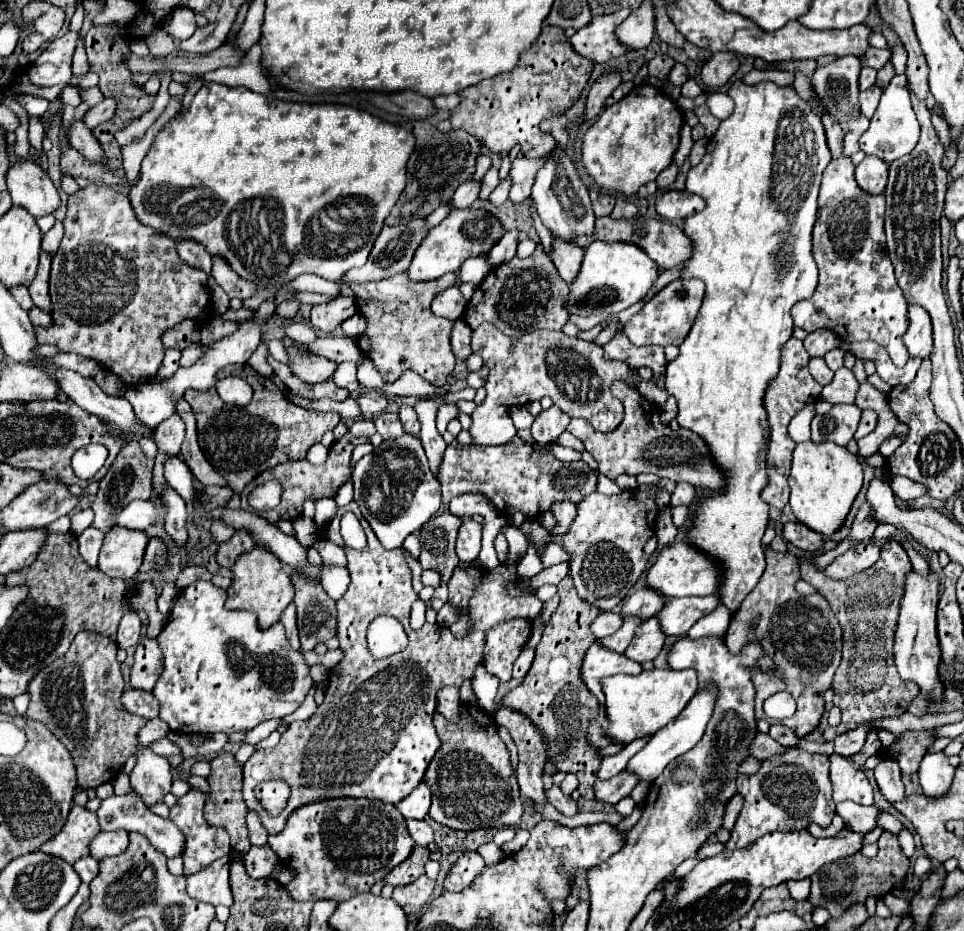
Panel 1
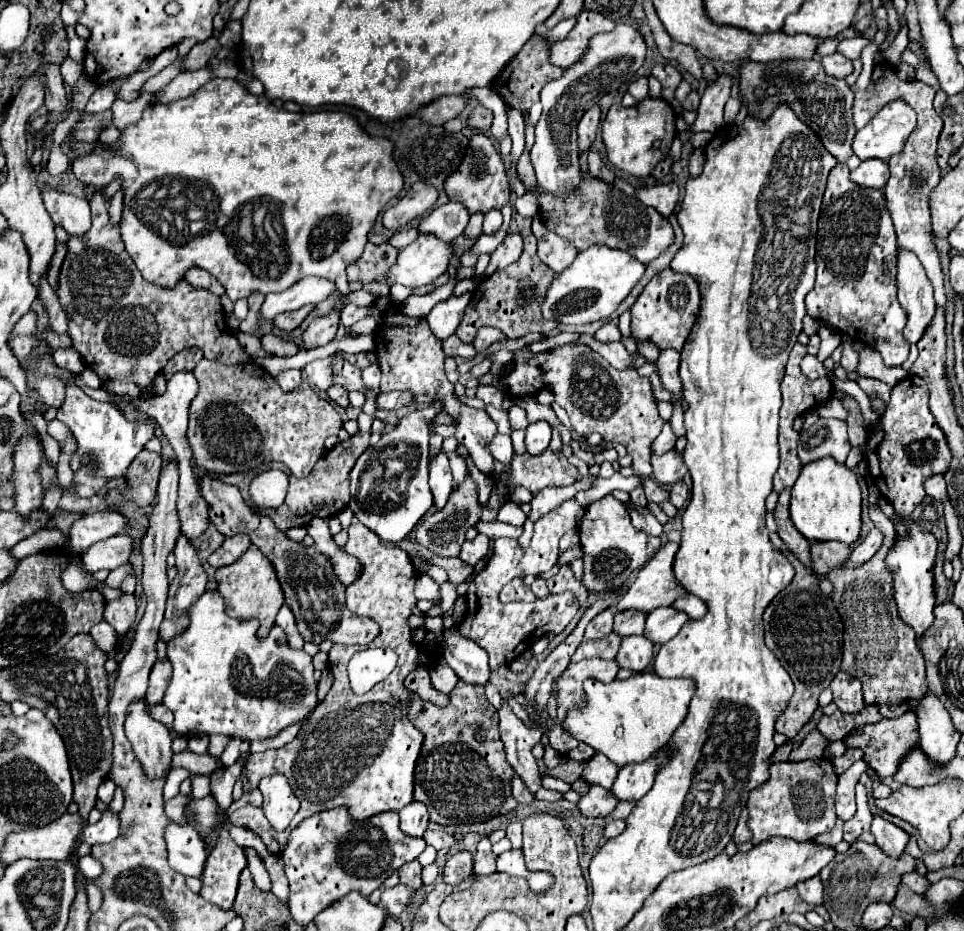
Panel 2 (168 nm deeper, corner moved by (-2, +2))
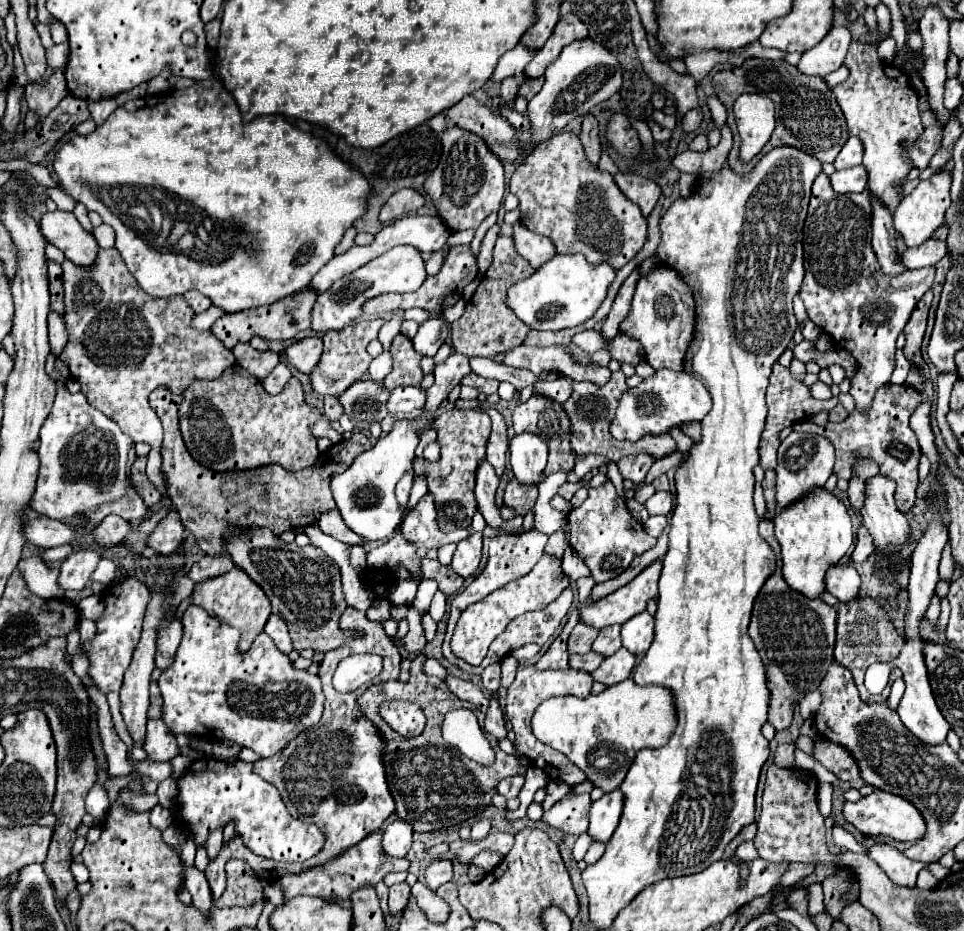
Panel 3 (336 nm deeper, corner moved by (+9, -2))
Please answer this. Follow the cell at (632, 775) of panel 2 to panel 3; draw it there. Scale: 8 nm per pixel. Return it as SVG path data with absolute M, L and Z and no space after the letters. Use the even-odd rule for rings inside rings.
M618 789L602 795L602 799L592 803L590 825L586 831L592 837L592 841L598 841L598 843L610 841L610 837L618 825L620 813L622 813L622 803L624 803L624 797Z

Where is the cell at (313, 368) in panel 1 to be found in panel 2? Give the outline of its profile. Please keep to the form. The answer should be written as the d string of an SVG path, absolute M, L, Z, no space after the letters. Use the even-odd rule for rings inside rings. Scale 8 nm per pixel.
M341 353L331 355L331 361L335 361L335 365L333 365L333 369L335 369L335 385L345 387L347 391L363 391L359 367L351 365Z

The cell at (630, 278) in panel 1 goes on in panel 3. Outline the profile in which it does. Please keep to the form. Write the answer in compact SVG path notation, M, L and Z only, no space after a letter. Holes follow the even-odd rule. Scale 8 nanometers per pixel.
M556 255L538 267L532 277L514 283L508 289L506 305L530 329L560 331L584 323L596 313L614 279L614 267L608 263L588 265L582 255Z

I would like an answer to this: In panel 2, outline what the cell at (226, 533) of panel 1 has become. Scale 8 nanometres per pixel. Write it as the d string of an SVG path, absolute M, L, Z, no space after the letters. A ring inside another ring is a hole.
M201 359L193 369L195 379L199 381L199 393L189 405L189 443L193 449L193 459L199 467L227 475L239 471L251 471L263 463L285 463L295 477L307 477L313 465L319 461L325 449L325 439L329 435L337 435L341 427L341 415L333 407L331 401L321 399L309 383L301 383L299 391L285 393L277 381L255 363L239 363L239 365L223 365L209 359Z

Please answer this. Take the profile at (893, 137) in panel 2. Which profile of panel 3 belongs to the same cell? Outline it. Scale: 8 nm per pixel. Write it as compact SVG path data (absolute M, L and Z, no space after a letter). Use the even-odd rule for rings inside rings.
M850 137L846 141L846 145L842 147L842 151L838 153L836 161L834 161L834 167L840 171L840 169L848 169L848 167L856 167L862 163L862 155L864 155L864 147L862 147L862 141L858 137Z

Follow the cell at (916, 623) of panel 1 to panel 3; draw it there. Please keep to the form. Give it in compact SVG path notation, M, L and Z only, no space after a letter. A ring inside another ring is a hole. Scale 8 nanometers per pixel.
M874 475L866 481L866 499L860 515L864 527L874 537L878 555L894 549L898 543L904 543L910 535L906 515L896 509L894 491L896 483L890 477Z

